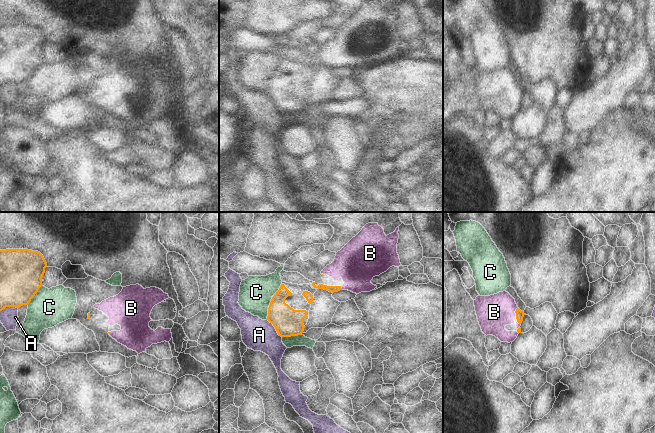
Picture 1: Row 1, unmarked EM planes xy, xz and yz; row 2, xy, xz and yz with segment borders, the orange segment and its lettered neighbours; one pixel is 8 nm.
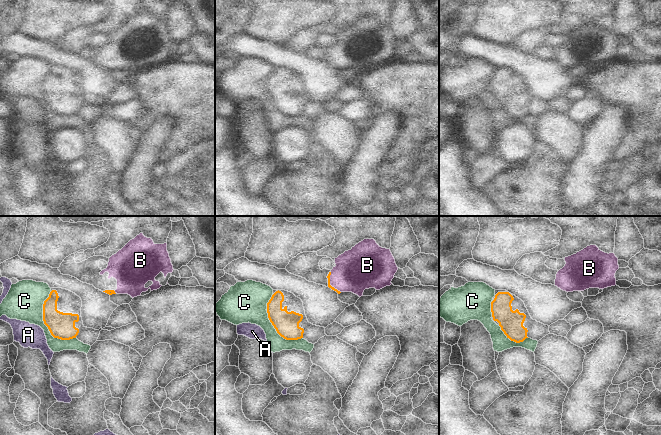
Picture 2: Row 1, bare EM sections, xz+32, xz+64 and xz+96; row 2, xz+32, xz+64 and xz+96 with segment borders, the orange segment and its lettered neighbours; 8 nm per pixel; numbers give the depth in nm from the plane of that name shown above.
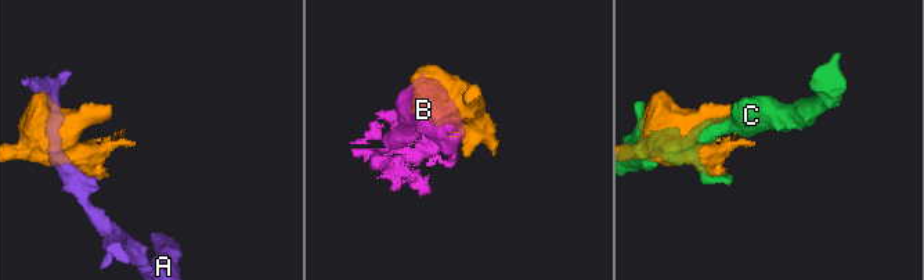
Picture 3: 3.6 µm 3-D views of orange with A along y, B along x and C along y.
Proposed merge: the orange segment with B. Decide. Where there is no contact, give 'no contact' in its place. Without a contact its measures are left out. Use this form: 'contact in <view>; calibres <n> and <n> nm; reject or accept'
contact in yz; calibres 70 and 280 nm; accept

